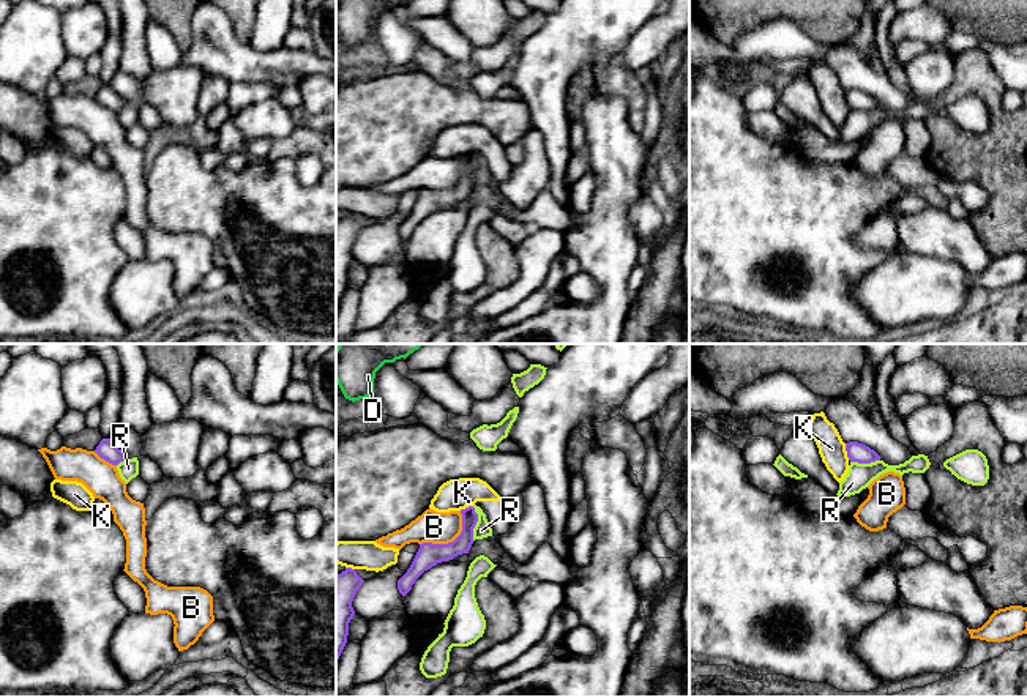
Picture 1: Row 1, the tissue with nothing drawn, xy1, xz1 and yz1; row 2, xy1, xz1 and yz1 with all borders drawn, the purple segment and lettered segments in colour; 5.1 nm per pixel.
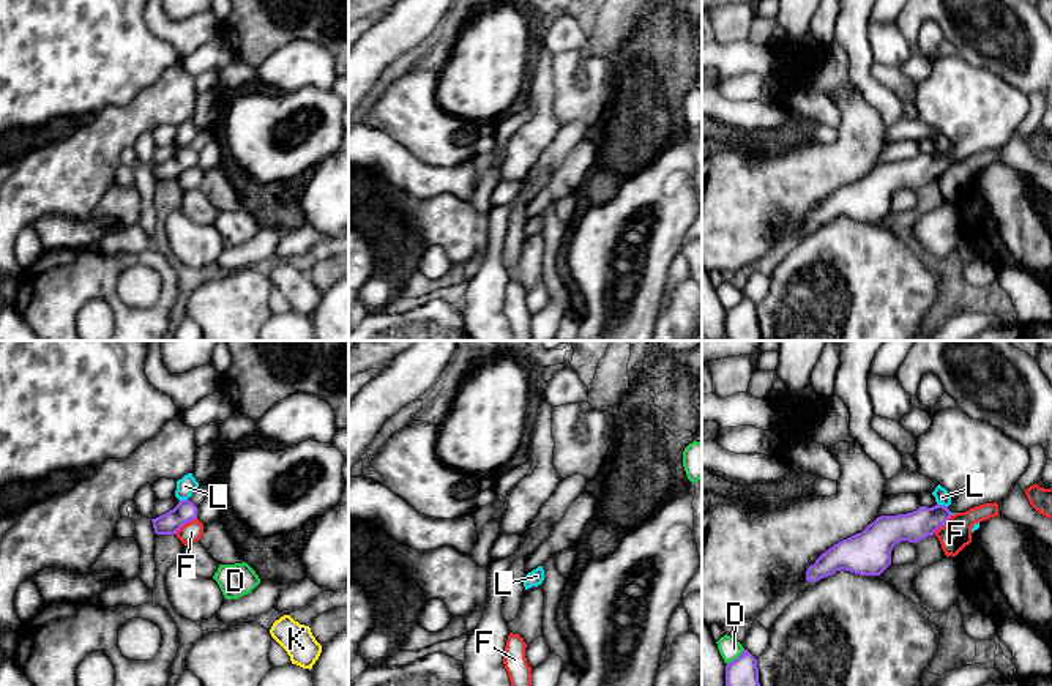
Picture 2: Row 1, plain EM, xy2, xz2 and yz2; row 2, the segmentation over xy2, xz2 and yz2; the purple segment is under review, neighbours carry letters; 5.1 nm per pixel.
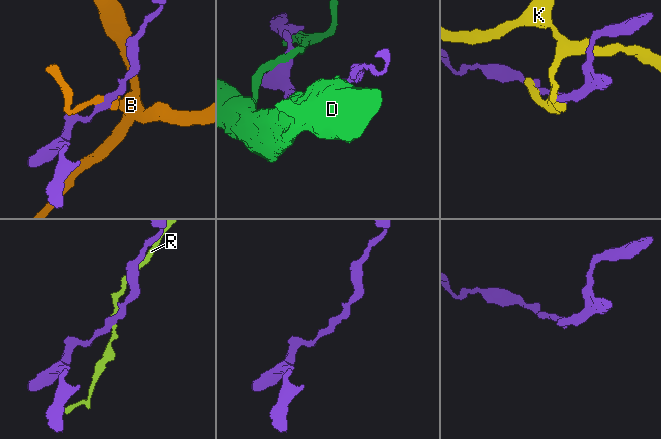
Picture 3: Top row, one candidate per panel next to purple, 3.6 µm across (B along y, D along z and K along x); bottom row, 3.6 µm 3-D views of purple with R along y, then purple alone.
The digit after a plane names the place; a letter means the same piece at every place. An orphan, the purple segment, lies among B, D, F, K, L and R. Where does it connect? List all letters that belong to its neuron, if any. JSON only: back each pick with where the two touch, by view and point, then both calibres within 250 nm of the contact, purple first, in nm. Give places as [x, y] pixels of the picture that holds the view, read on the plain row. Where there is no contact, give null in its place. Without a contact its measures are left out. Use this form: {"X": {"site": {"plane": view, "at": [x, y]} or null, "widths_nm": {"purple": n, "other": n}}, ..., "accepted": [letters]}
{"accepted": []}

